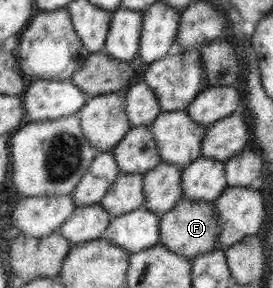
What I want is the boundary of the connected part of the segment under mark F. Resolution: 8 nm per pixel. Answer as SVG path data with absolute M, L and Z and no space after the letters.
M183 197L175 204L175 208L171 208L169 212L160 216L159 228L159 243L167 250L187 259L192 260L200 254L211 252L217 248L219 220L217 220L215 206L207 201L193 202Z

